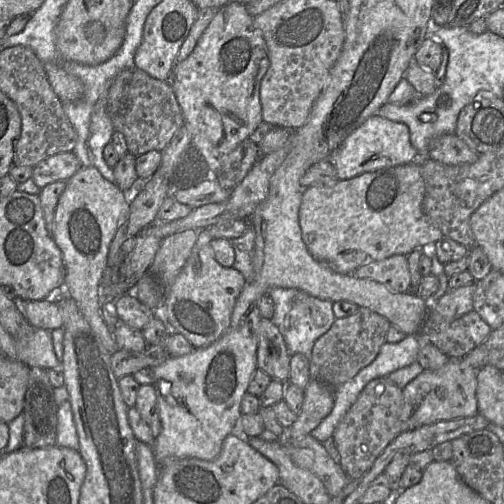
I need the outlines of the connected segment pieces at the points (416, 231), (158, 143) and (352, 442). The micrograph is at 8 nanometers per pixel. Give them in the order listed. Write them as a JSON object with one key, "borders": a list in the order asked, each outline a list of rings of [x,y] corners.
{"borders":[[[[419,162],[365,172],[348,180],[339,180],[333,186],[307,187],[299,208],[302,240],[314,259],[341,274],[353,274],[361,265],[393,255],[408,255],[420,248],[430,250],[444,235],[424,212],[424,196],[425,183]]],[[[133,67],[121,71],[113,79],[107,97],[107,114],[113,128],[125,137],[128,152],[138,157],[151,150],[163,151],[178,129],[185,125],[173,86]]],[[[387,377],[371,380],[337,424],[332,440],[340,455],[338,463],[349,480],[360,478],[388,444],[406,432],[407,423],[400,420],[404,402],[402,389]]]]}

